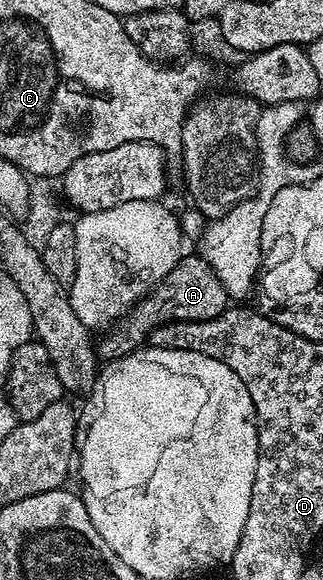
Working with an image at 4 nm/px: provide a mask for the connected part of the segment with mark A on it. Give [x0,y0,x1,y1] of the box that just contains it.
[104,254,230,359]

